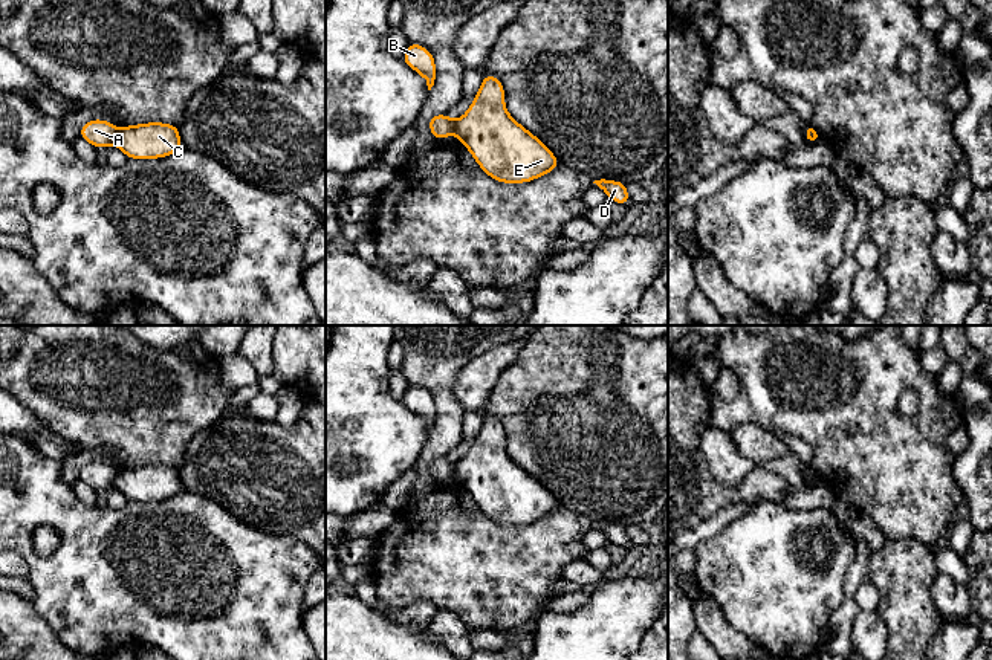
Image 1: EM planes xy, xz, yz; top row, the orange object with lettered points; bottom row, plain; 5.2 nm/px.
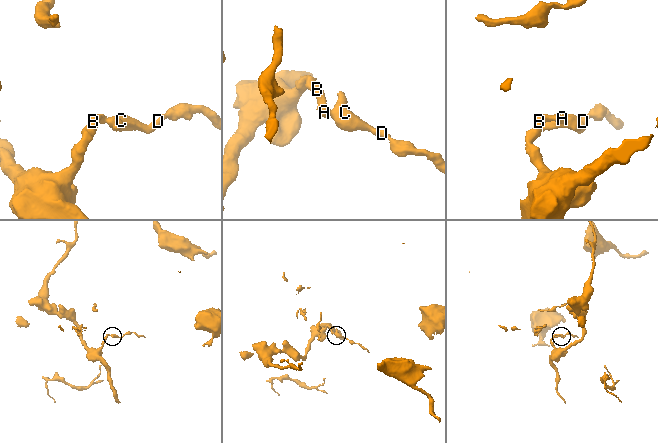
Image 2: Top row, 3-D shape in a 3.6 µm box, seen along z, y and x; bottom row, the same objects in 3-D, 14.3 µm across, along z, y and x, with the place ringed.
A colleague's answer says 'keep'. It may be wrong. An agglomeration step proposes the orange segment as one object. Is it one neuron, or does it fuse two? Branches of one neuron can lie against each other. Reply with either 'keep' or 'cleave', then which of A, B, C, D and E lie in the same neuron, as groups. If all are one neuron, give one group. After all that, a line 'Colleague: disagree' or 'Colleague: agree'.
cleave; groups A B / C D E
Colleague: disagree

